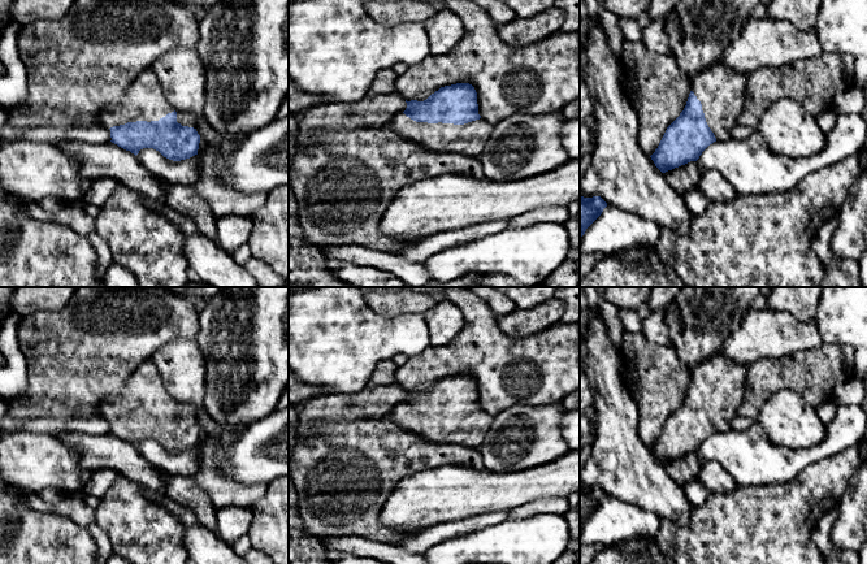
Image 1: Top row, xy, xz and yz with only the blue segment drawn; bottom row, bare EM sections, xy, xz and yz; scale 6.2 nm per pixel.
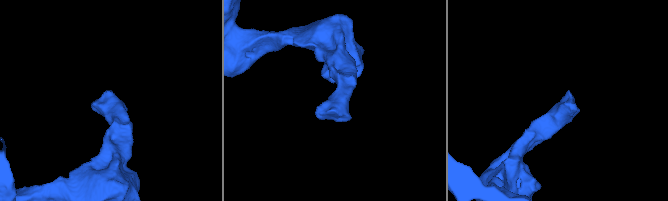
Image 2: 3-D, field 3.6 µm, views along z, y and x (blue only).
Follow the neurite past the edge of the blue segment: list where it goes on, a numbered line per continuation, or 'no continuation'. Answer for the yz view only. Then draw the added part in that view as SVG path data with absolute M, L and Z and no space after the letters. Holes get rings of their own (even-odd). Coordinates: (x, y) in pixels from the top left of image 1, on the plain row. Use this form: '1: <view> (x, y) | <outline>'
1: yz (720, 381) | M723 353L712 355L692 370L692 382L702 395L706 413L715 429L724 433L745 396L747 365Z

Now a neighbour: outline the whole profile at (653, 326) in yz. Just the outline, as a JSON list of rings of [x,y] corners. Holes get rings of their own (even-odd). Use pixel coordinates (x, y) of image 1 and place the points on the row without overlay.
[[[663,311],[642,313],[641,333],[654,344],[669,344],[669,330]]]

